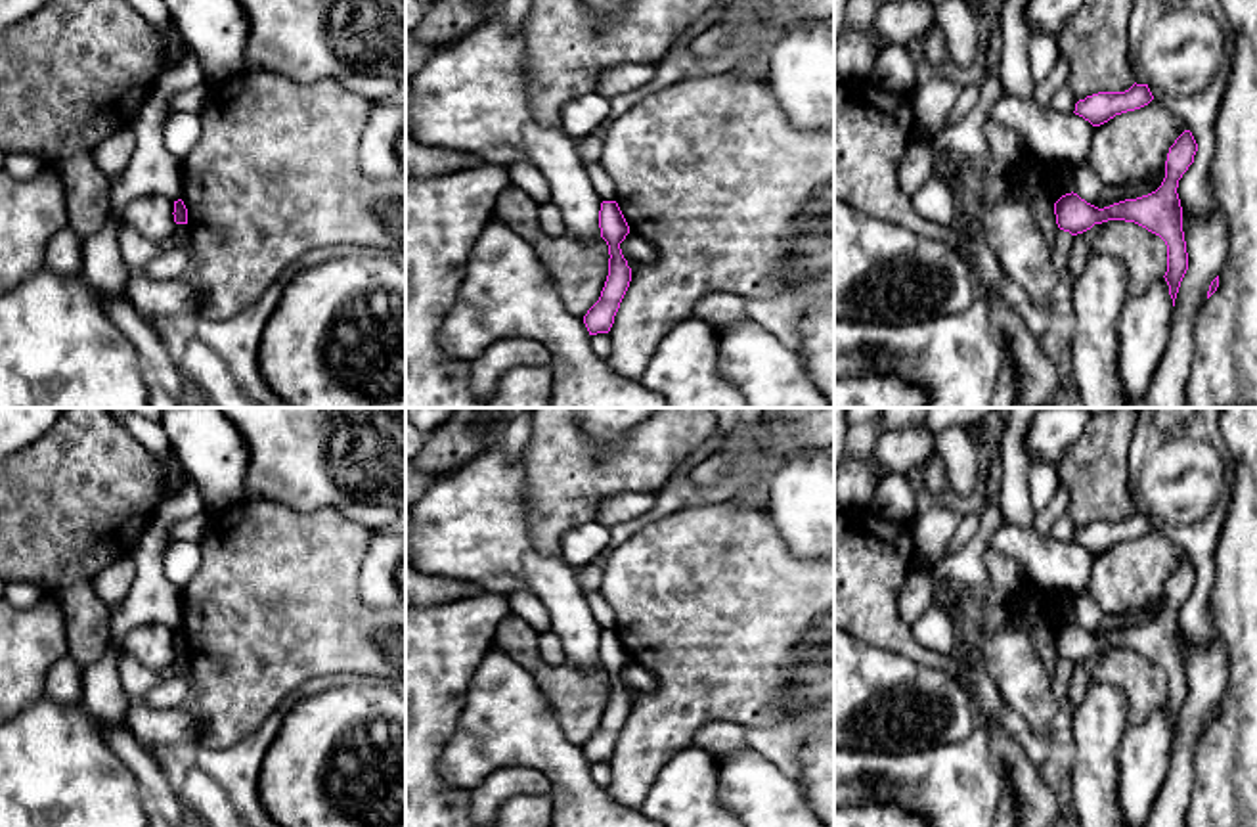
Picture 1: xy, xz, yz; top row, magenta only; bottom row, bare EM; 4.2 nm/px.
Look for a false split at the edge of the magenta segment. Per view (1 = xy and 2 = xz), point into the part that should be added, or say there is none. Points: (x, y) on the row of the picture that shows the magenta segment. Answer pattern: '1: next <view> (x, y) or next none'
1: next none
2: next none

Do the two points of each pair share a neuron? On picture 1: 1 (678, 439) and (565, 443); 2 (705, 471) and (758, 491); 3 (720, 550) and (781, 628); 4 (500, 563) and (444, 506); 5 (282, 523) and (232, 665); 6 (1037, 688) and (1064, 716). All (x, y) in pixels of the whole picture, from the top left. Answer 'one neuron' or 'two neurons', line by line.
1: one neuron
2: two neurons
3: one neuron
4: one neuron
5: one neuron
6: two neurons

